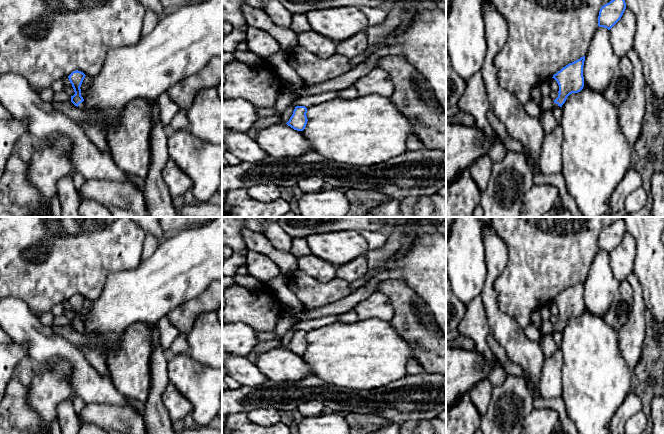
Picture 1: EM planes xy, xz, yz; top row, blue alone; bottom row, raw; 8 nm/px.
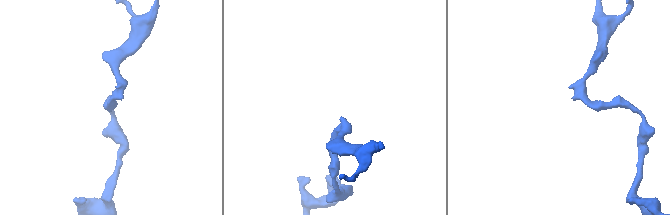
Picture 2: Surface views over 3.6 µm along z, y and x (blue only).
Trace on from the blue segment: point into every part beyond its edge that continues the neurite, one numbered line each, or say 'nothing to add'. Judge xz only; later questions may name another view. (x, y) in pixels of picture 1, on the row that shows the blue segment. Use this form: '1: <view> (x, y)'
nothing to add

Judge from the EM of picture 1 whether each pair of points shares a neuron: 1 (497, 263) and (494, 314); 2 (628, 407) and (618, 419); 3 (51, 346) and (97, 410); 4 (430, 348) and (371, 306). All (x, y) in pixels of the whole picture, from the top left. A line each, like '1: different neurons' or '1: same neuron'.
1: same neuron
2: same neuron
3: different neurons
4: different neurons

